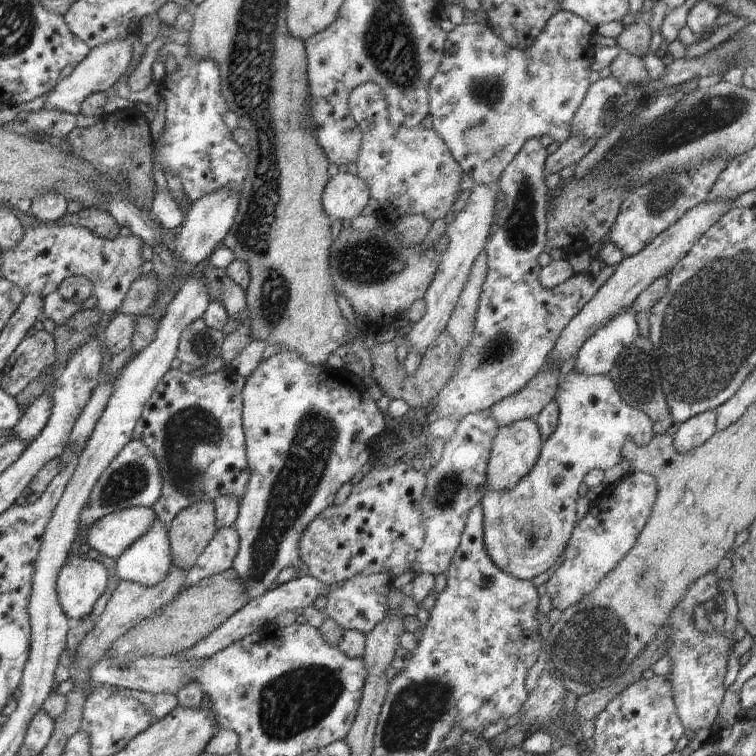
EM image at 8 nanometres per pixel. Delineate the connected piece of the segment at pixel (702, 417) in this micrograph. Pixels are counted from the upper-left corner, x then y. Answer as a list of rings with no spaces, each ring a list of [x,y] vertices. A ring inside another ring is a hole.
[[[704,411],[675,426],[672,434],[674,448],[681,453],[693,451],[702,446],[717,430],[716,411]]]

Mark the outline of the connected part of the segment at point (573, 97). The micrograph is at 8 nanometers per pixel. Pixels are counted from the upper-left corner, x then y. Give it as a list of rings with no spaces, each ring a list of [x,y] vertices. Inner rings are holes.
[[[558,11],[554,13],[554,16],[550,17],[550,20],[545,24],[542,32],[538,33],[538,36],[534,39],[534,42],[526,47],[512,48],[506,41],[503,41],[499,36],[488,26],[484,26],[480,23],[466,22],[464,25],[457,25],[454,30],[451,30],[447,34],[445,42],[444,54],[440,66],[438,66],[436,74],[432,77],[428,87],[429,94],[429,113],[432,116],[432,129],[434,129],[438,136],[446,143],[450,154],[454,157],[454,160],[461,166],[464,173],[470,174],[474,178],[476,185],[487,185],[498,181],[501,174],[505,171],[508,163],[514,158],[514,155],[522,148],[522,145],[528,139],[537,138],[547,134],[550,138],[556,140],[556,142],[563,143],[570,134],[570,121],[576,114],[578,108],[584,100],[586,91],[591,85],[590,73],[593,70],[592,61],[594,60],[595,48],[590,44],[590,39],[596,32],[596,28],[591,24],[588,24],[583,18],[580,18],[577,14],[570,11]]]

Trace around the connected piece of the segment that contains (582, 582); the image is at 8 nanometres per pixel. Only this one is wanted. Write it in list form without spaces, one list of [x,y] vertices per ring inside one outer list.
[[[629,472],[618,483],[607,487],[589,504],[589,509],[573,528],[565,548],[564,561],[545,584],[546,593],[556,610],[566,608],[590,594],[636,544],[649,519],[657,497],[657,480],[648,473]]]

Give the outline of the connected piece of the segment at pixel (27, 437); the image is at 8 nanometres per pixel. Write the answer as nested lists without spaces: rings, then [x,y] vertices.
[[[50,390],[41,393],[8,434],[16,435],[28,446],[42,432],[50,418],[53,403],[50,396]]]

